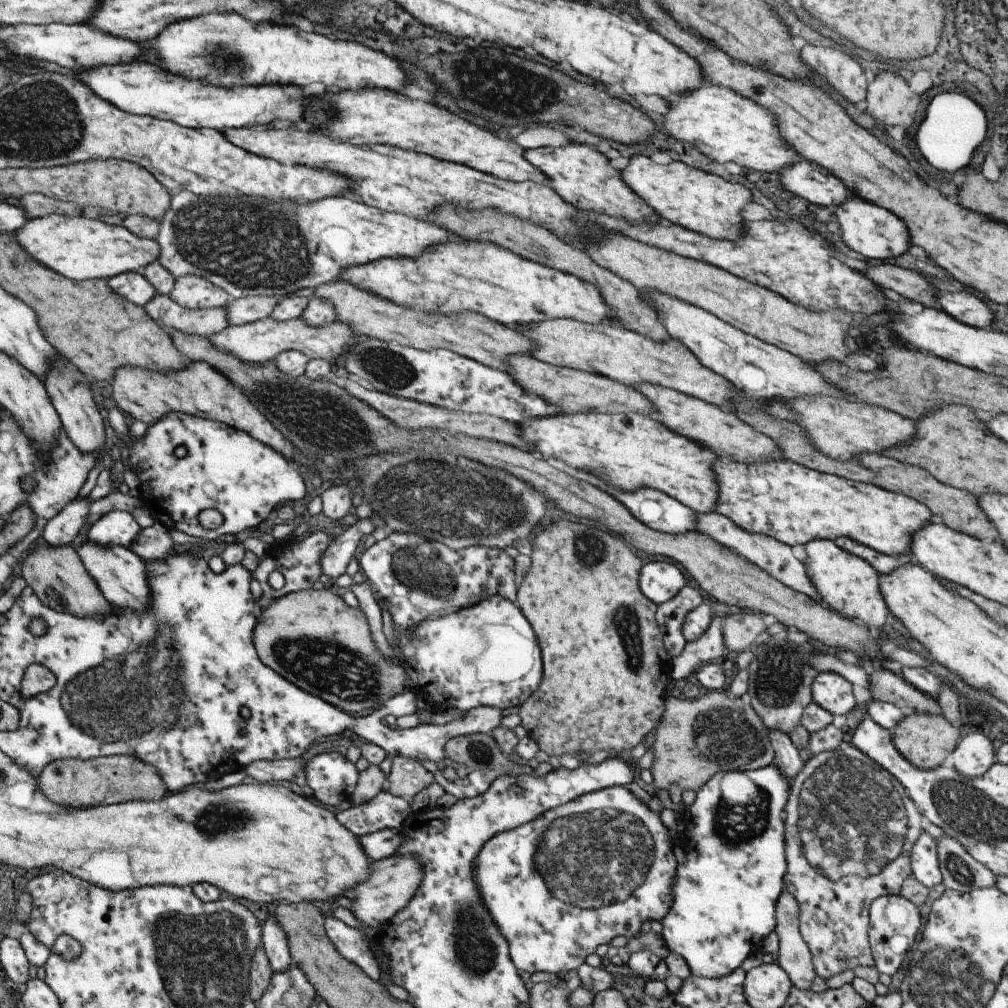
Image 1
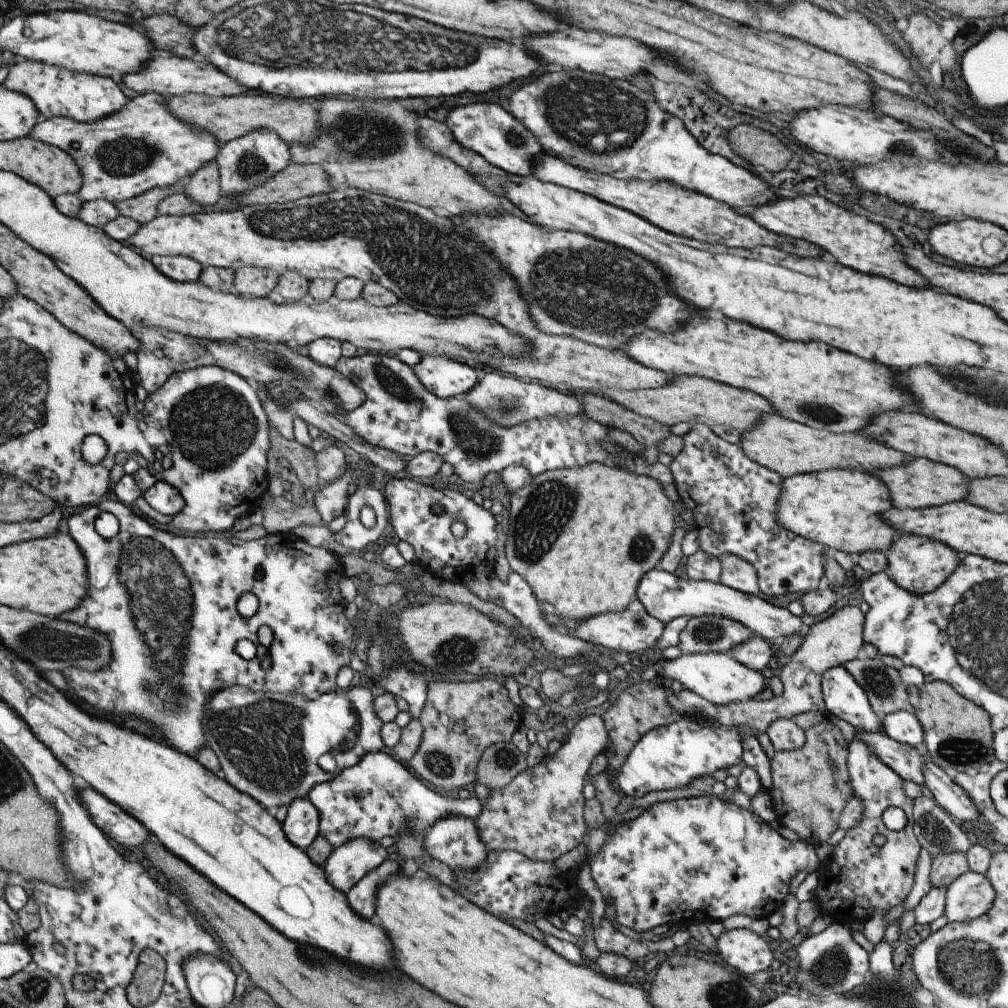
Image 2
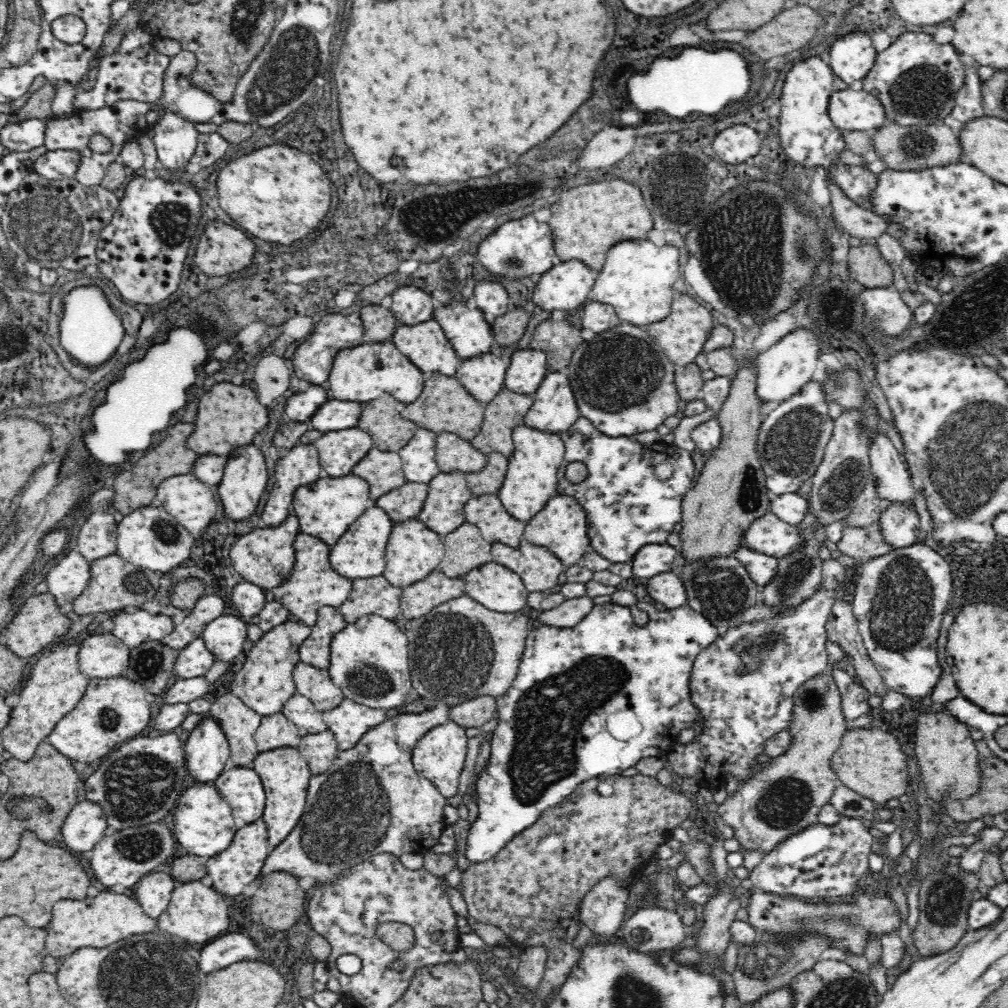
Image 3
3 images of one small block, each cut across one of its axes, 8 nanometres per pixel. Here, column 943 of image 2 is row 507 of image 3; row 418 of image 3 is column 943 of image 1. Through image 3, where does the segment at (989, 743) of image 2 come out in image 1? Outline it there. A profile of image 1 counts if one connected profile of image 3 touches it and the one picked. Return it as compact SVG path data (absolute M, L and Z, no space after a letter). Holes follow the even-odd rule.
M918 711L903 717L895 728L893 743L898 752L921 769L935 769L943 764L960 740L960 728L950 724L944 716Z

